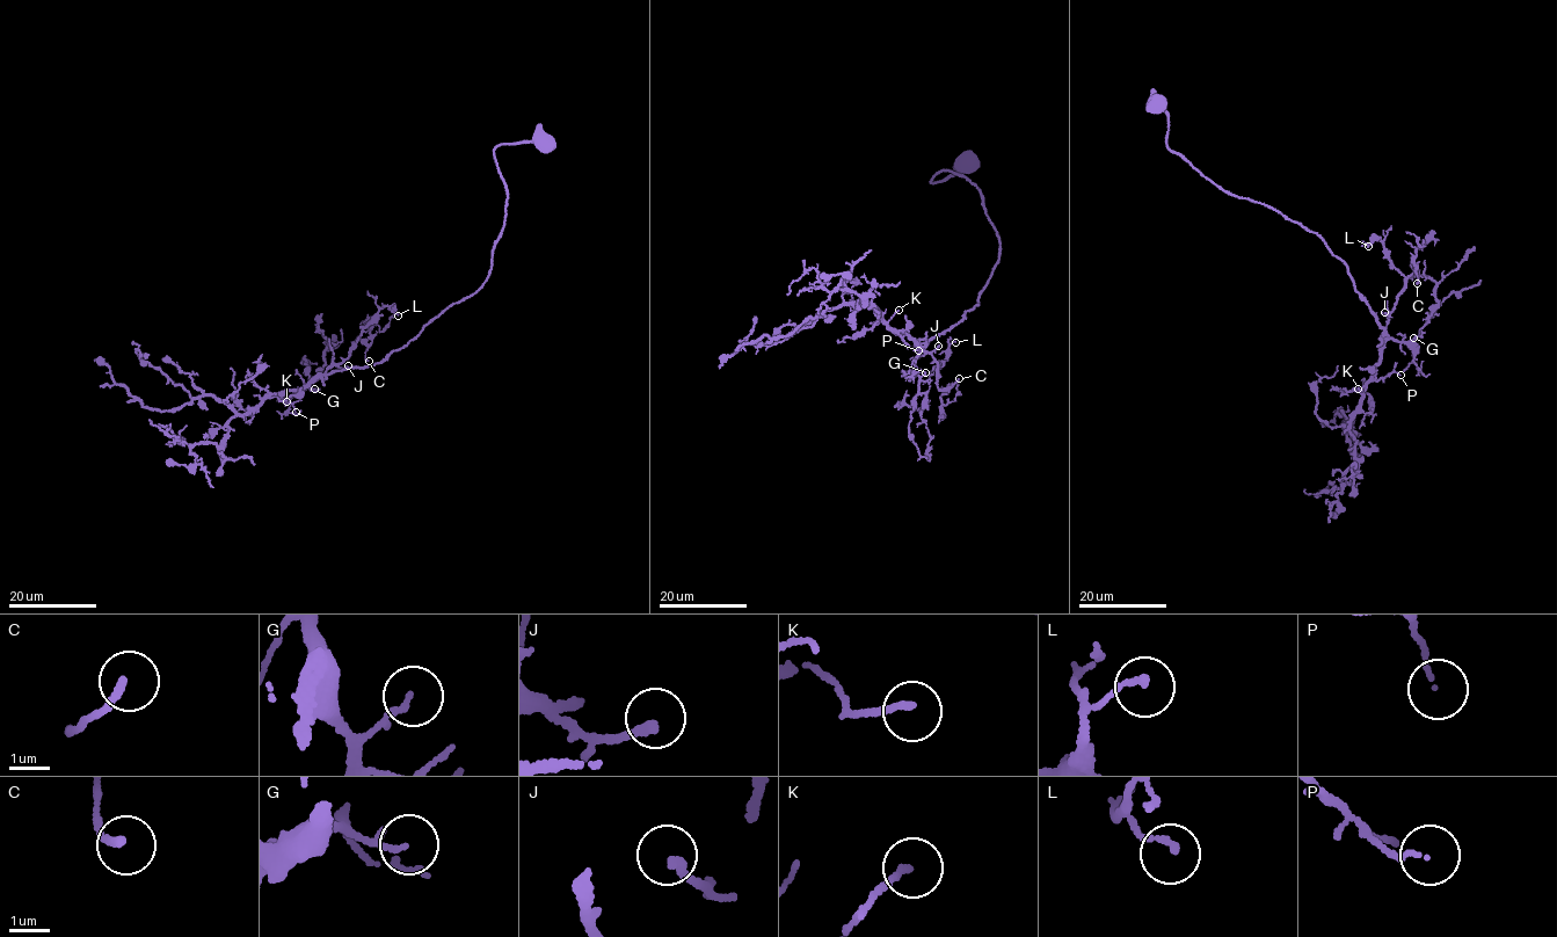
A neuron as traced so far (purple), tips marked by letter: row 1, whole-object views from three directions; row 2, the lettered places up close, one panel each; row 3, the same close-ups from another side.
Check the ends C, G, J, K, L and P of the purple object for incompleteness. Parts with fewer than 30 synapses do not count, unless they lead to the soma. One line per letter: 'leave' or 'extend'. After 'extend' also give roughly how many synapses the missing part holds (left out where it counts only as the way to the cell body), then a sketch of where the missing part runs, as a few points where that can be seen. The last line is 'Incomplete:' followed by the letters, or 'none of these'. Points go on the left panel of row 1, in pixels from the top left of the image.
C: leave
G: leave
J: leave
K: leave
L: leave
P: leave
Incomplete: none of these

